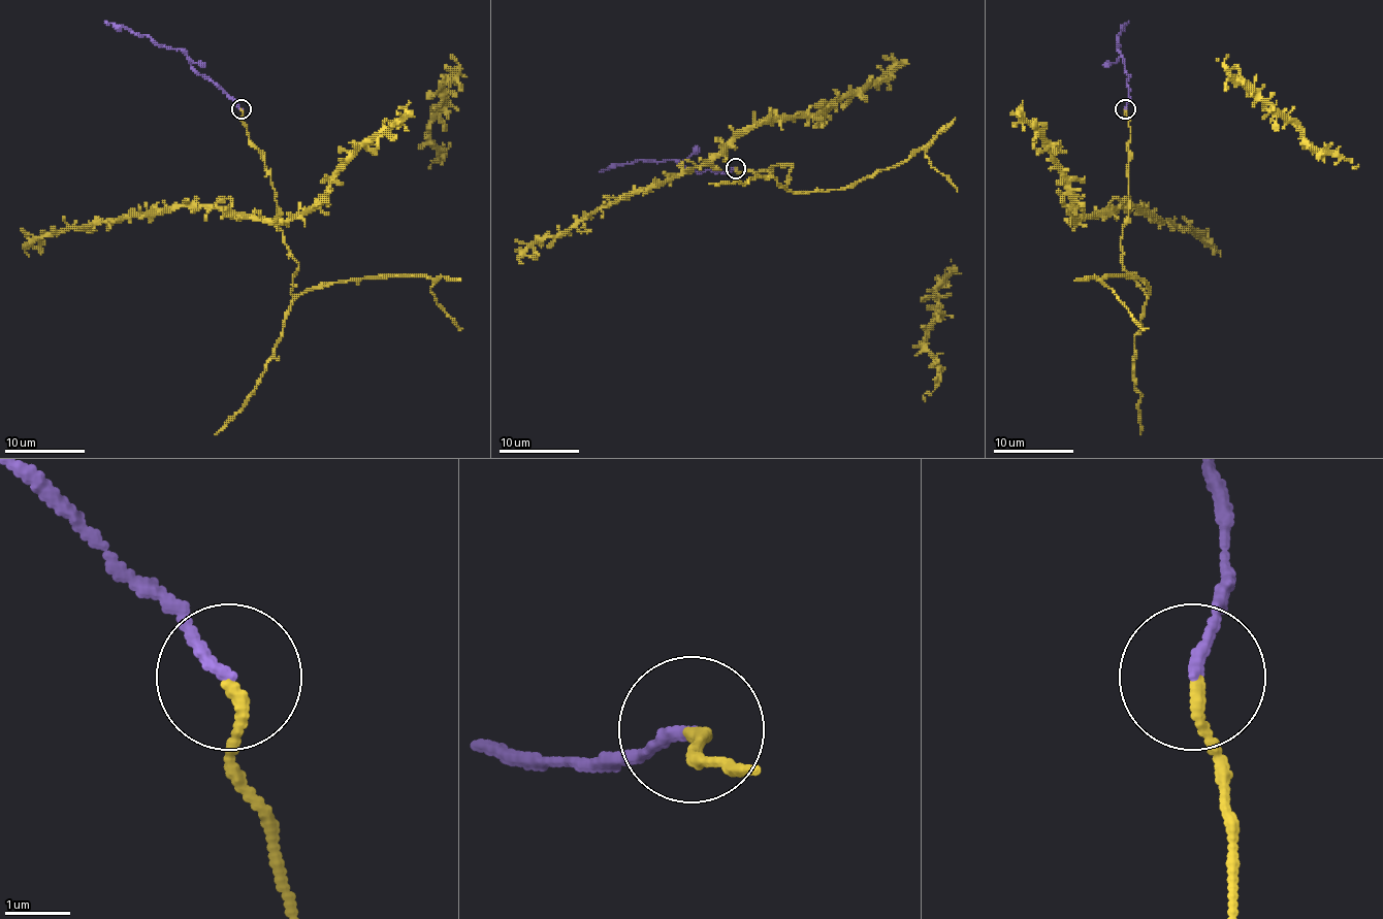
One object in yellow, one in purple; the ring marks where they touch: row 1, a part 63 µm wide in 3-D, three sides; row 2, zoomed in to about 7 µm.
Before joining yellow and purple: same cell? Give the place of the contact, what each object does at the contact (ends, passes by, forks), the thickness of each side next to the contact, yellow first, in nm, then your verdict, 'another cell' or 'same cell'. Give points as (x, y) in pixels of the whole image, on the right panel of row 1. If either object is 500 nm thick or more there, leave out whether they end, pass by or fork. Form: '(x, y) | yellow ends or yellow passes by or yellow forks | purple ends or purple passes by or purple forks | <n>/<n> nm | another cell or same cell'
(1125, 109) | yellow ends | purple ends | 180/180 nm | same cell

